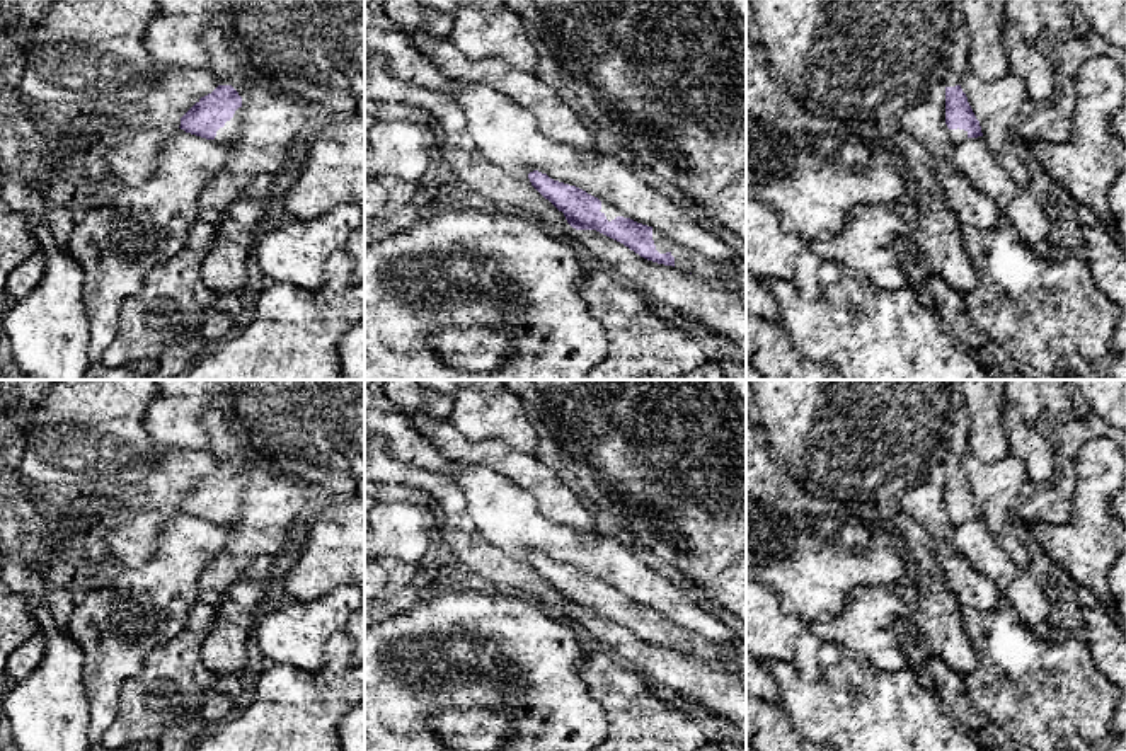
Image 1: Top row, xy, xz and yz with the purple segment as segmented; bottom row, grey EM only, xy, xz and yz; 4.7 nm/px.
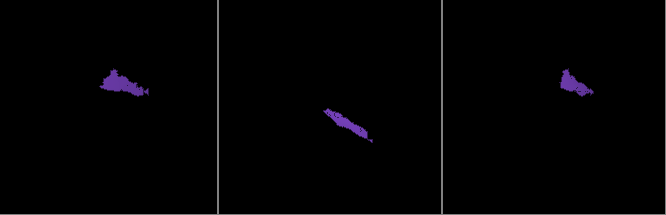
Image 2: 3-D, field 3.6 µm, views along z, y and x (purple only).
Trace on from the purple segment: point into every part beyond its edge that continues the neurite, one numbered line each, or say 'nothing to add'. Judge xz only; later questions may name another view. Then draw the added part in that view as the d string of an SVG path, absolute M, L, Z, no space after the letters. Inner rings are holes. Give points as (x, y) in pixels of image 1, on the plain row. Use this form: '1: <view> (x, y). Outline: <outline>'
1: xz (731, 658). Outline: M652 610L652 622L659 635L669 633L675 639L676 651L705 657L712 666L721 668L731 676L746 679L746 640L738 639L729 644L707 642L702 637L678 627L656 610Z

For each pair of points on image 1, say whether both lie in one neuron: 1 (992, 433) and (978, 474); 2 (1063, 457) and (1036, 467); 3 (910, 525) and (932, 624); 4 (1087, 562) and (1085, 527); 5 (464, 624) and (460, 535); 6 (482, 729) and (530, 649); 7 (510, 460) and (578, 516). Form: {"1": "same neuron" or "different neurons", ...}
{"1": "different neurons", "2": "different neurons", "3": "same neuron", "4": "same neuron", "5": "different neurons", "6": "different neurons", "7": "same neuron"}

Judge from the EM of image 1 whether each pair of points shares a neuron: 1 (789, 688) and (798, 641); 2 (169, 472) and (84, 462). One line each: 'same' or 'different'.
1: different
2: different

